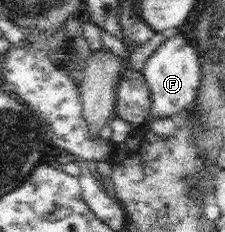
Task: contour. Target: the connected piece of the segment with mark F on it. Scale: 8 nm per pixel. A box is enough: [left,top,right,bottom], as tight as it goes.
[142,34,203,127]

